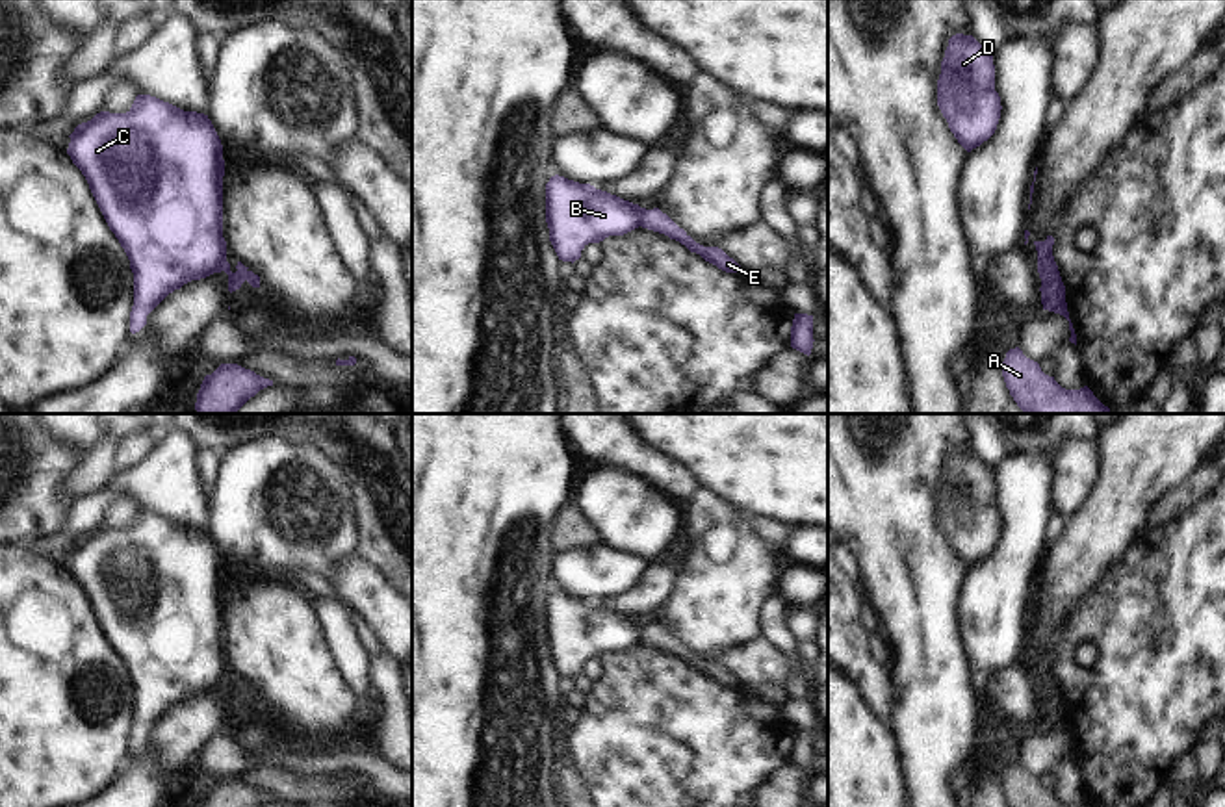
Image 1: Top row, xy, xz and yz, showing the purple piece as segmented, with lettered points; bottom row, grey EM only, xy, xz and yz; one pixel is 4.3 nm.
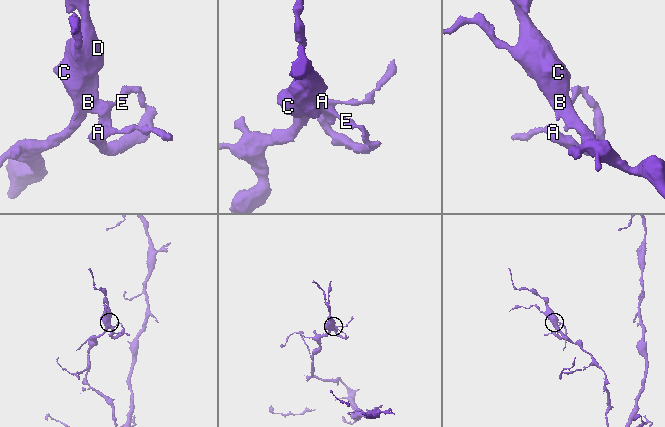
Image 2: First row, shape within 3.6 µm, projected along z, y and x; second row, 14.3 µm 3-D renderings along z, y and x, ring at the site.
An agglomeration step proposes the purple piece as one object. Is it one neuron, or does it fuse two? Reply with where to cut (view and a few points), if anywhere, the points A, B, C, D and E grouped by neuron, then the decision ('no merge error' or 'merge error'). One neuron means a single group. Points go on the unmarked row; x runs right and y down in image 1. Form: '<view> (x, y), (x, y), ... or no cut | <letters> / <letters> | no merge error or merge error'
xz (639, 624), (641, 640) | A E / B C D | merge error

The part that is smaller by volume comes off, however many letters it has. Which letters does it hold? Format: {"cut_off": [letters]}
{"cut_off": ["A", "E"]}

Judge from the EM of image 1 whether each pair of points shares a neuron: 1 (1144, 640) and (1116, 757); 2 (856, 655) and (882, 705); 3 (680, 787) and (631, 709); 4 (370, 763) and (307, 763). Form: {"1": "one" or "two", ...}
{"1": "one", "2": "one", "3": "one", "4": "one"}

